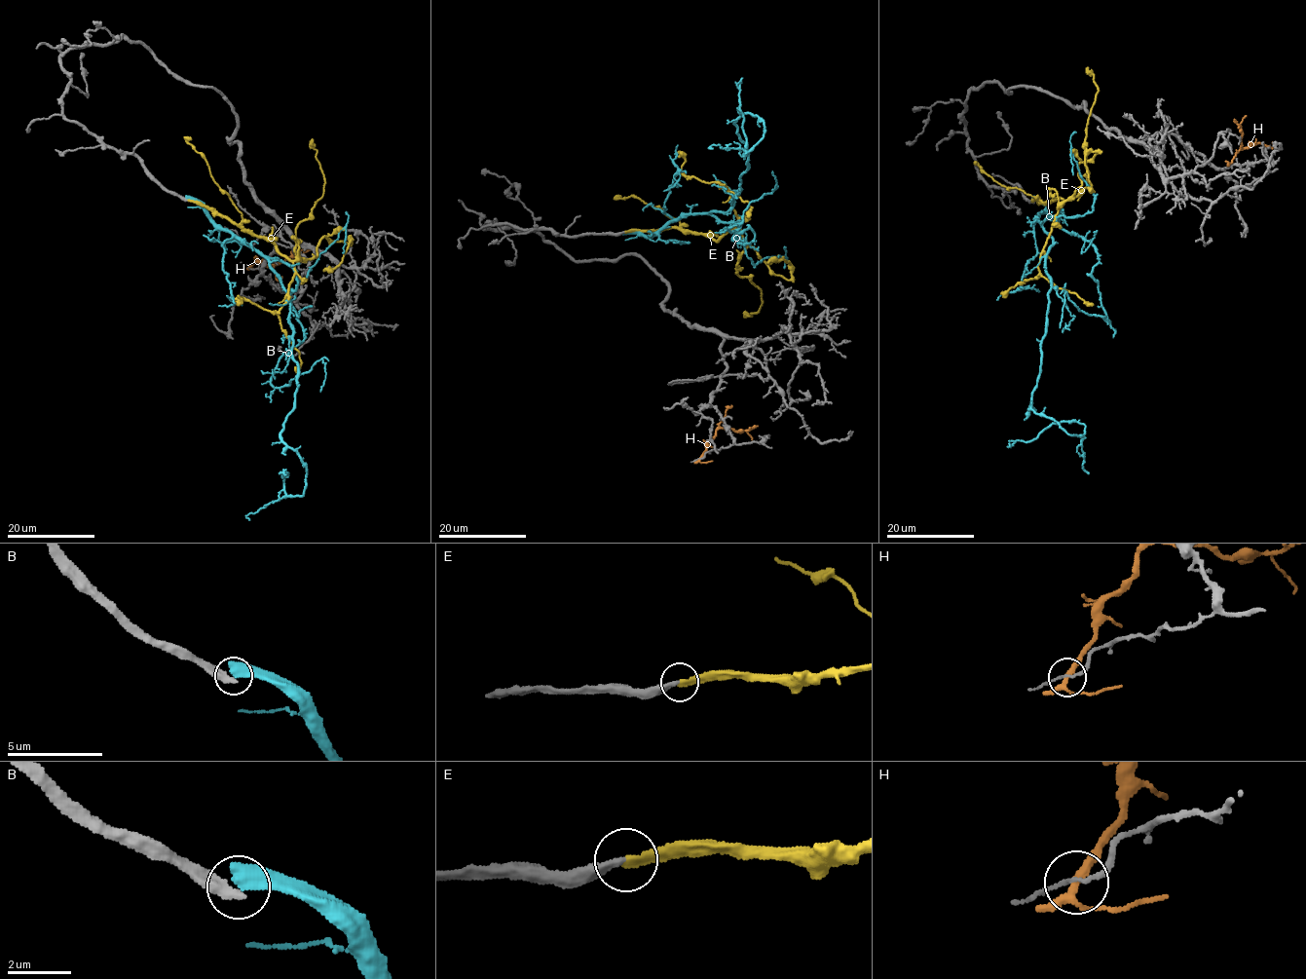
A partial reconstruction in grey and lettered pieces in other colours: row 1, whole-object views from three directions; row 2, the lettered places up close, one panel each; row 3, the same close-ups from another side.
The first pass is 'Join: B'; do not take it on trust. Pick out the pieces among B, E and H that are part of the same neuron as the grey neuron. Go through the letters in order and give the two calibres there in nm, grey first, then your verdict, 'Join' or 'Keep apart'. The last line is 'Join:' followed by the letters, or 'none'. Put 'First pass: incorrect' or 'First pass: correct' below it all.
B: Thickness 360 nm (grey) against 460 nm. Keep apart
E: Thickness 280 nm (grey) against 300 nm. Join
H: Thickness 110 nm (grey) against 240 nm. Keep apart
Join: E
First pass: incorrect

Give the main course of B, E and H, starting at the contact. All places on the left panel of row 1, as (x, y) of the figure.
B: (186, 199), (262, 254), (289, 296), (298, 377), (280, 440), (306, 469), (304, 493), (284, 492), (285, 474)
E: (187, 200), (266, 237), (291, 260), (303, 260), (294, 250), (297, 225), (309, 217), (324, 184), (312, 138)
H: (248, 267), (256, 260), (266, 265), (279, 265), (296, 252), (310, 249)

